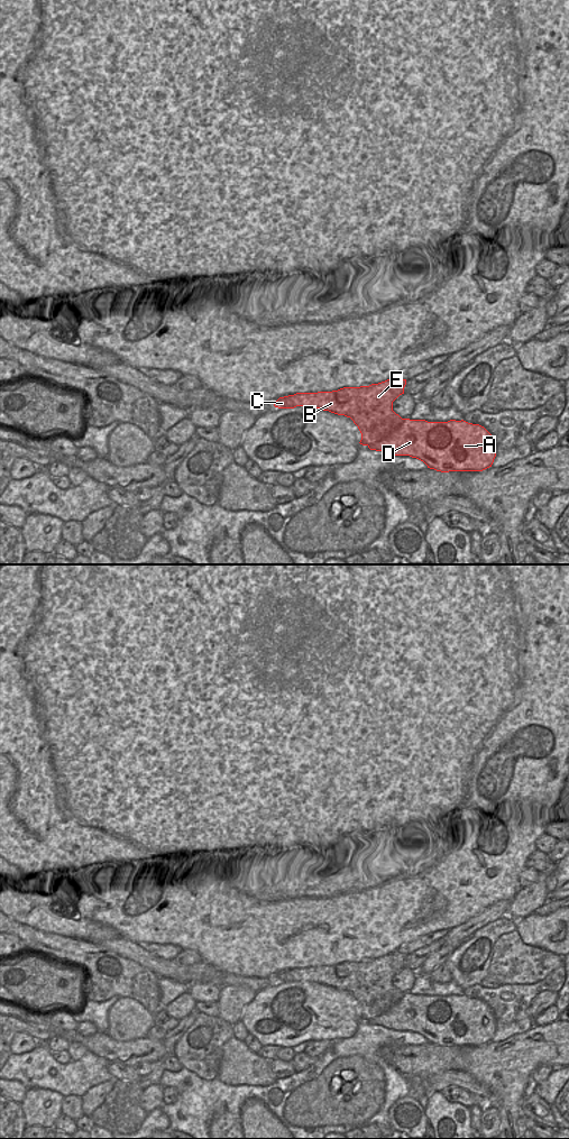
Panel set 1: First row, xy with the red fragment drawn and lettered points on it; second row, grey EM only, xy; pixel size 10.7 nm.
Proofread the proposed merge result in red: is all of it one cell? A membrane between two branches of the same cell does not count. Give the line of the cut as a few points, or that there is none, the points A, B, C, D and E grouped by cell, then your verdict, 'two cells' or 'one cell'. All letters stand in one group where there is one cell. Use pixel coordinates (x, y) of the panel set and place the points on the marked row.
cut in xy along (404, 419), (395, 429), (368, 446); A D / B C E; two cells

